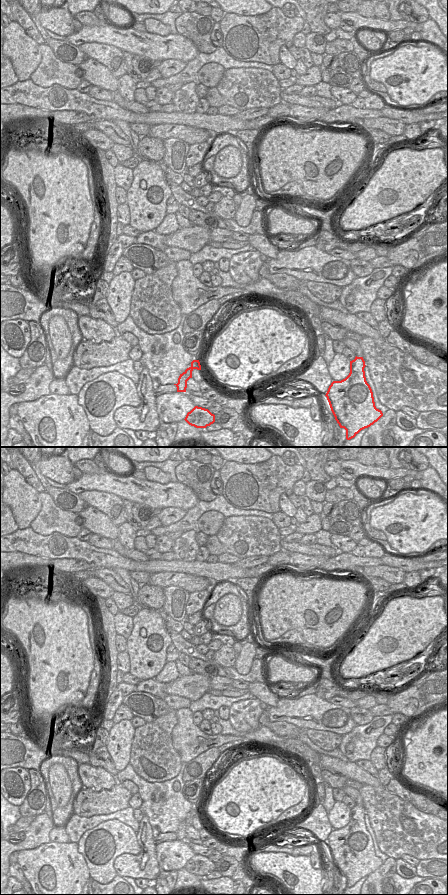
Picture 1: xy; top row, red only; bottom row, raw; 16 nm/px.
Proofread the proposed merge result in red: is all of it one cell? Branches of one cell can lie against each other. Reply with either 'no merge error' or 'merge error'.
merge error

